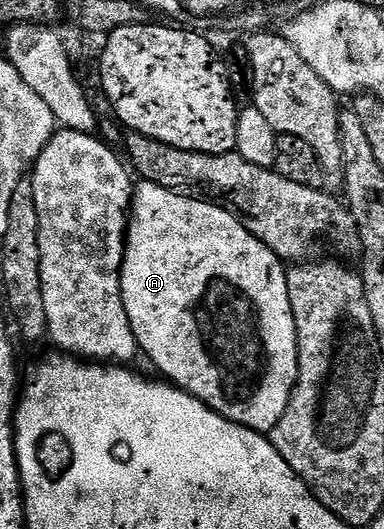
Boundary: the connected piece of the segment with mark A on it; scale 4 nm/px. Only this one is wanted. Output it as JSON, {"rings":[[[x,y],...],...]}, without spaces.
{"rings":[[[137,182],[132,196],[128,230],[124,241],[124,260],[120,266],[120,296],[126,309],[126,319],[132,327],[137,348],[148,354],[148,359],[161,371],[169,384],[175,385],[187,395],[202,401],[212,411],[217,411],[223,419],[249,427],[252,431],[270,433],[286,413],[292,396],[292,387],[296,383],[298,369],[298,341],[294,313],[290,309],[288,296],[288,276],[285,264],[262,241],[254,238],[230,213],[214,203],[197,199],[191,195],[182,195],[153,183]]]}

